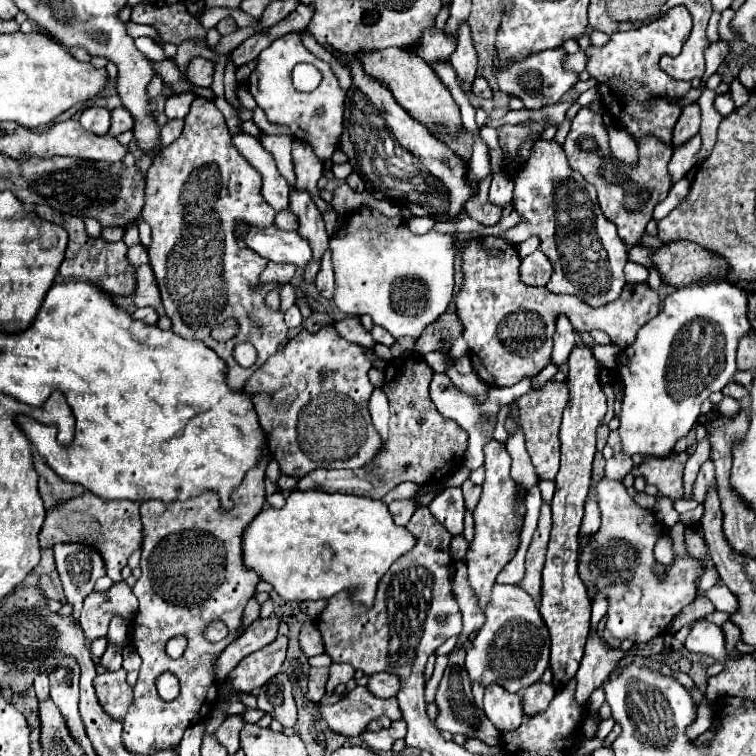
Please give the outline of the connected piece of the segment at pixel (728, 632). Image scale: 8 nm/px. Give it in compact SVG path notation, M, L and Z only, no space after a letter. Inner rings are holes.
M725 621L725 623L723 623L723 631L725 631L725 639L727 639L727 655L729 655L729 653L735 649L737 641L741 641L741 629L739 629L735 623Z

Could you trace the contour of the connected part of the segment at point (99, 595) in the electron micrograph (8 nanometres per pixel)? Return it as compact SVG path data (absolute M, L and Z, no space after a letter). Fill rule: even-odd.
M121 581L113 583L113 587L107 591L93 591L91 595L85 597L79 625L87 641L93 641L97 637L107 635L109 623L115 615L121 615L125 621L130 621L135 611L137 599L131 587L125 581Z

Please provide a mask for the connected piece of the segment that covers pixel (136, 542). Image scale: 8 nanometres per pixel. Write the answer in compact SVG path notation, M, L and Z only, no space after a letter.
M83 493L79 499L71 499L71 503L63 503L47 511L47 519L39 533L39 543L41 547L53 547L57 543L87 543L101 553L107 575L113 581L121 581L121 569L139 549L141 537L139 503L107 503L97 495Z

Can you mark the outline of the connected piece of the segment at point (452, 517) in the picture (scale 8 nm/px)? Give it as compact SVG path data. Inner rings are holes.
M449 487L443 493L439 493L431 501L431 513L451 535L463 535L465 507L459 487Z

